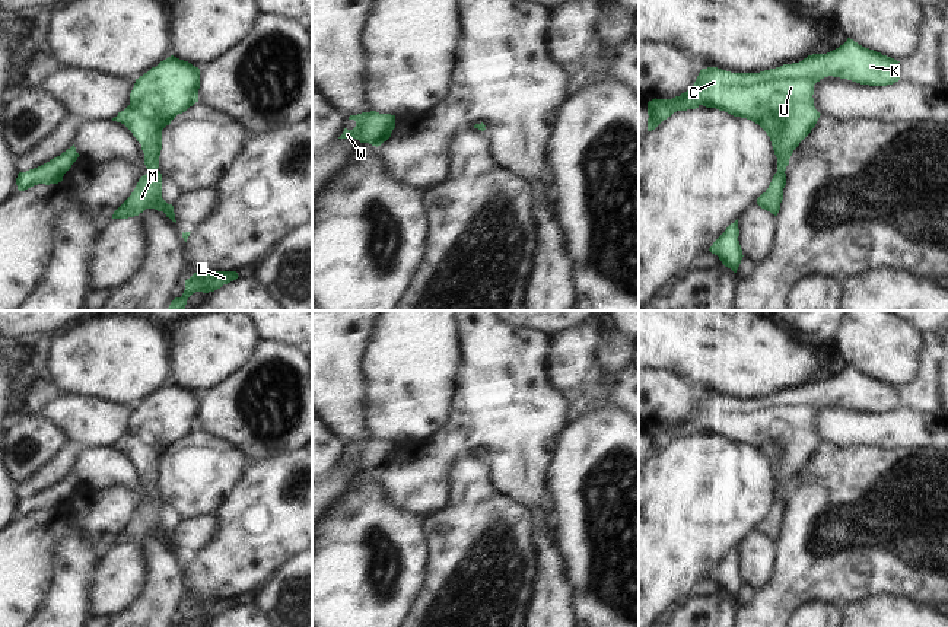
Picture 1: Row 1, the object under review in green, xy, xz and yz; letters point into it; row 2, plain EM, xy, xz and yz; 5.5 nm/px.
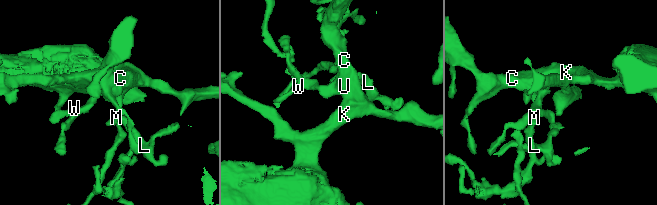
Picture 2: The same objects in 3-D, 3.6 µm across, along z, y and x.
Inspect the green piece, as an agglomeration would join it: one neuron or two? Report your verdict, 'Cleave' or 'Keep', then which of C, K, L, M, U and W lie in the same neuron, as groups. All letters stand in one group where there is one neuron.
Keep. Groups: C K L M U W

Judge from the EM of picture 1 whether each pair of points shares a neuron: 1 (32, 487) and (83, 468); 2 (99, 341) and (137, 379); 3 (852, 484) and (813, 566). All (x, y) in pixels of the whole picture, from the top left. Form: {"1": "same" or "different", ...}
{"1": "different", "2": "same", "3": "same"}

